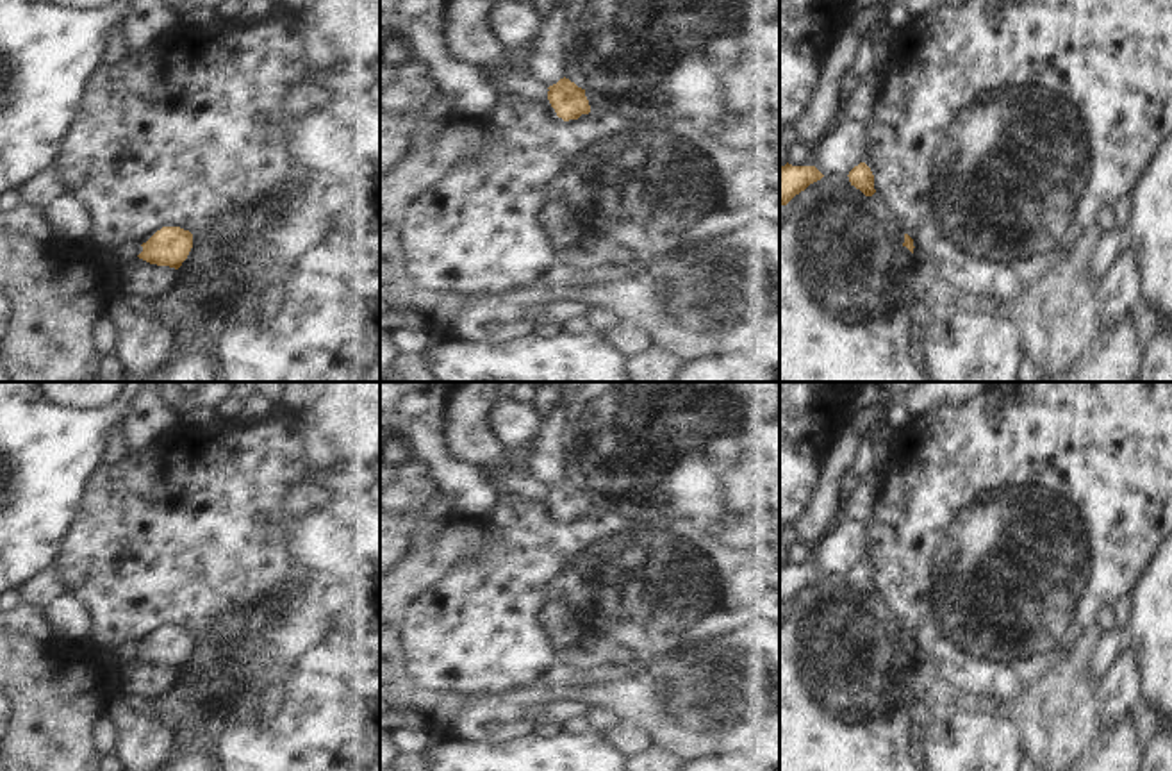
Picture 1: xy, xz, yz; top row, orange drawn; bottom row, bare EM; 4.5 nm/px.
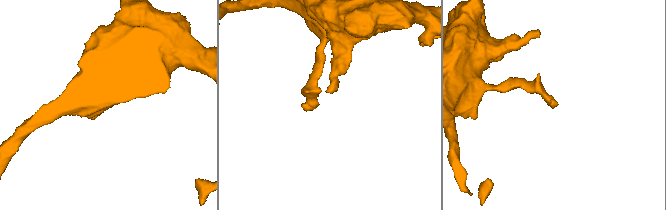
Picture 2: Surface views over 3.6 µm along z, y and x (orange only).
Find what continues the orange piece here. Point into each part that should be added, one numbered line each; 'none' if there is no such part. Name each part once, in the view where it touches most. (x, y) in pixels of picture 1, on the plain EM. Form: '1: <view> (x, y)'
none.

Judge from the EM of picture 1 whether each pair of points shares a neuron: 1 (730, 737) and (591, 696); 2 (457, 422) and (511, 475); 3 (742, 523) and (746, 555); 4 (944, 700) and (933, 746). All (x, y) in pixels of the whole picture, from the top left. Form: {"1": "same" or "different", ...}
{"1": "same", "2": "same", "3": "different", "4": "different"}

